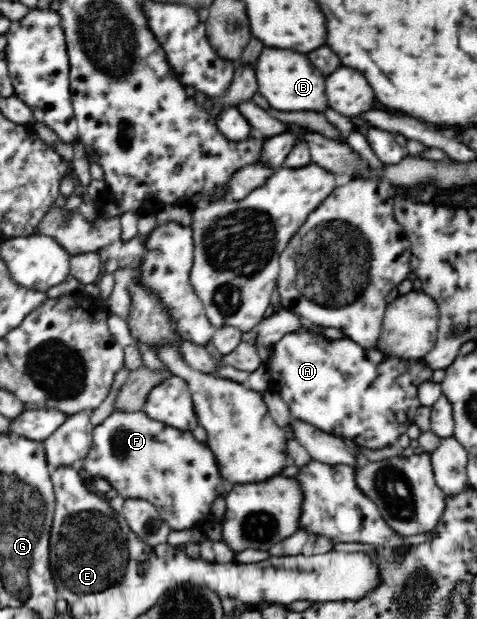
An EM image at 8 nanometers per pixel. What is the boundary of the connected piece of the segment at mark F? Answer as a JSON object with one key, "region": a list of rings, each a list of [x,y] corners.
{"region":[[[115,407],[108,417],[94,426],[92,447],[79,467],[93,477],[101,477],[108,481],[110,486],[116,489],[117,495],[125,500],[141,499],[150,502],[173,531],[191,529],[192,525],[208,517],[216,499],[224,498],[232,490],[224,488],[225,479],[218,469],[216,457],[204,441],[200,443],[191,431],[184,431],[152,419],[143,409],[126,411]]]}

